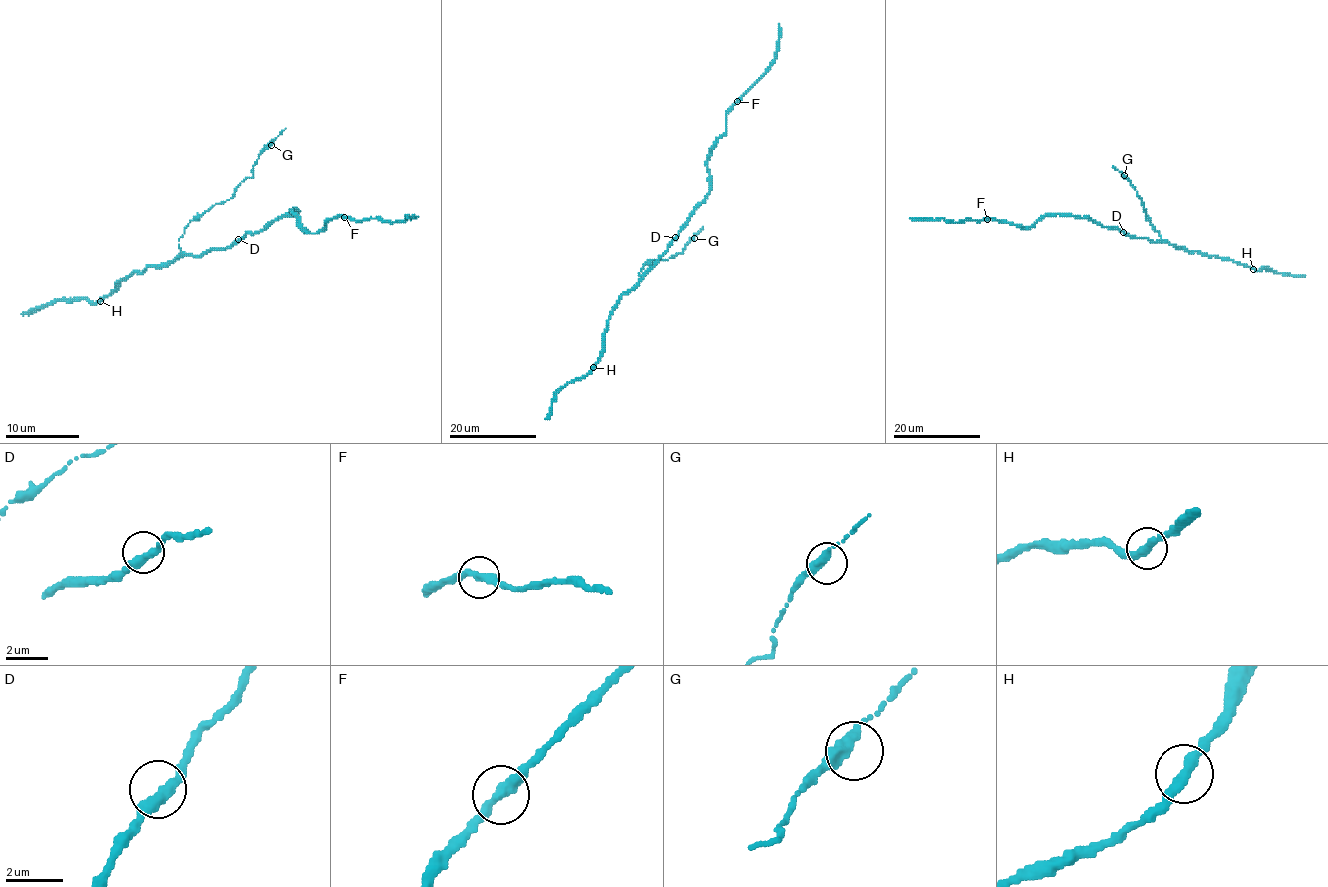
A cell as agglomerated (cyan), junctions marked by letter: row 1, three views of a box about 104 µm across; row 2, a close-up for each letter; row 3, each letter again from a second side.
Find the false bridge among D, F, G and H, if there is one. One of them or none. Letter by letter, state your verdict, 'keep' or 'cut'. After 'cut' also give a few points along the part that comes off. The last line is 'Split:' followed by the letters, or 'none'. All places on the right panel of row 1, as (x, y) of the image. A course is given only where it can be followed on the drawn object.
D: keep
F: keep
G: keep
H: keep
Split: none

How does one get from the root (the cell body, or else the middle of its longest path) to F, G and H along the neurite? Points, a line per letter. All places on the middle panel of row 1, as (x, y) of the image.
F: (680, 229), (709, 192), (706, 158), (716, 140), (724, 134), (726, 113), (737, 102)
G: (680, 229), (667, 252), (640, 275), (645, 264), (660, 258), (667, 260), (682, 253), (684, 246), (694, 238)
H: (680, 229), (667, 252), (621, 297), (608, 320), (598, 361), (593, 367)

